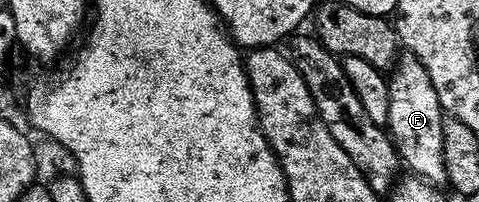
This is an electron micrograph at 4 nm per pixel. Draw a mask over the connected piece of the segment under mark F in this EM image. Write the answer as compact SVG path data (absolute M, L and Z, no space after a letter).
M404 53L395 63L389 74L389 120L386 129L404 167L407 166L412 175L432 184L446 183L445 164L441 152L441 128L443 127L443 106L437 100L437 88L433 88L433 80L429 80L429 72L421 64L421 60L410 53Z

